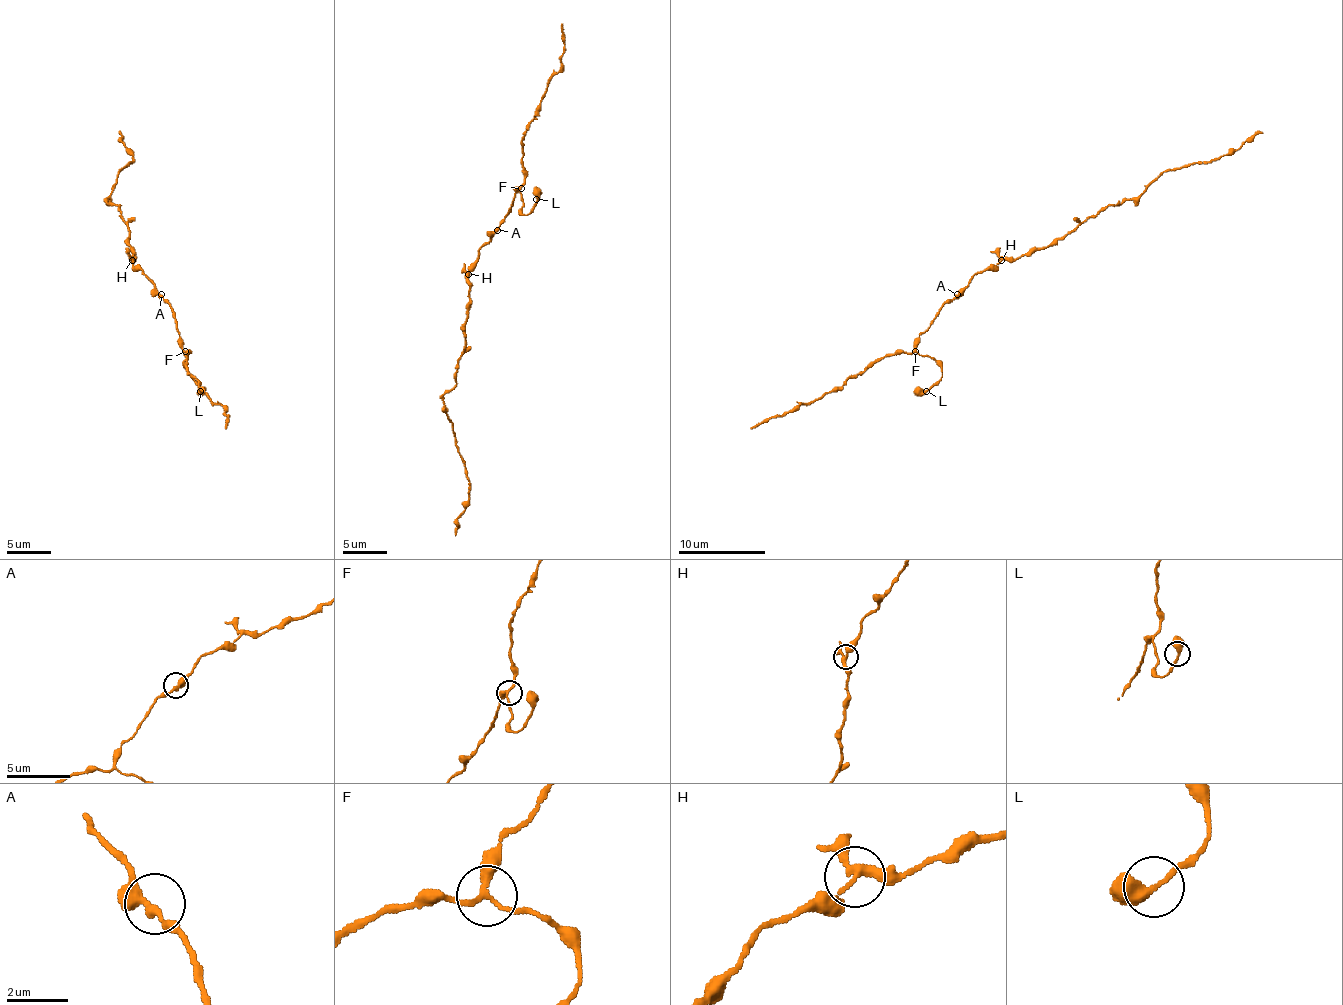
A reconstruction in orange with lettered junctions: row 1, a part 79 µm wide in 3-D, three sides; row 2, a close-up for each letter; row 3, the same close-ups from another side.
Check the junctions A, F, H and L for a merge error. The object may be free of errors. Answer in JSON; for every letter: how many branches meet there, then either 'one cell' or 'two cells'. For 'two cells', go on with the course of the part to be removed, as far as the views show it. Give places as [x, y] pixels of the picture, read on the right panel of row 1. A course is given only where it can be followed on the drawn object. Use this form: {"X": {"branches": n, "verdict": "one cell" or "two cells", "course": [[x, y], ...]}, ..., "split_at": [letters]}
{"A": {"branches": 3, "verdict": "one cell"}, "F": {"branches": 3, "verdict": "one cell"}, "H": {"branches": 3, "verdict": "one cell"}, "L": {"branches": 2, "verdict": "one cell"}, "split_at": []}

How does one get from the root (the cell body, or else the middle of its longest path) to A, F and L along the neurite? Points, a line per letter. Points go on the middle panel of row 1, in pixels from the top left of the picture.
A: (471, 265), (497, 230)
F: (471, 265), (508, 214), (512, 197), (521, 188)
L: (471, 265), (508, 214), (517, 188), (523, 203), (523, 214), (532, 210), (536, 199)

